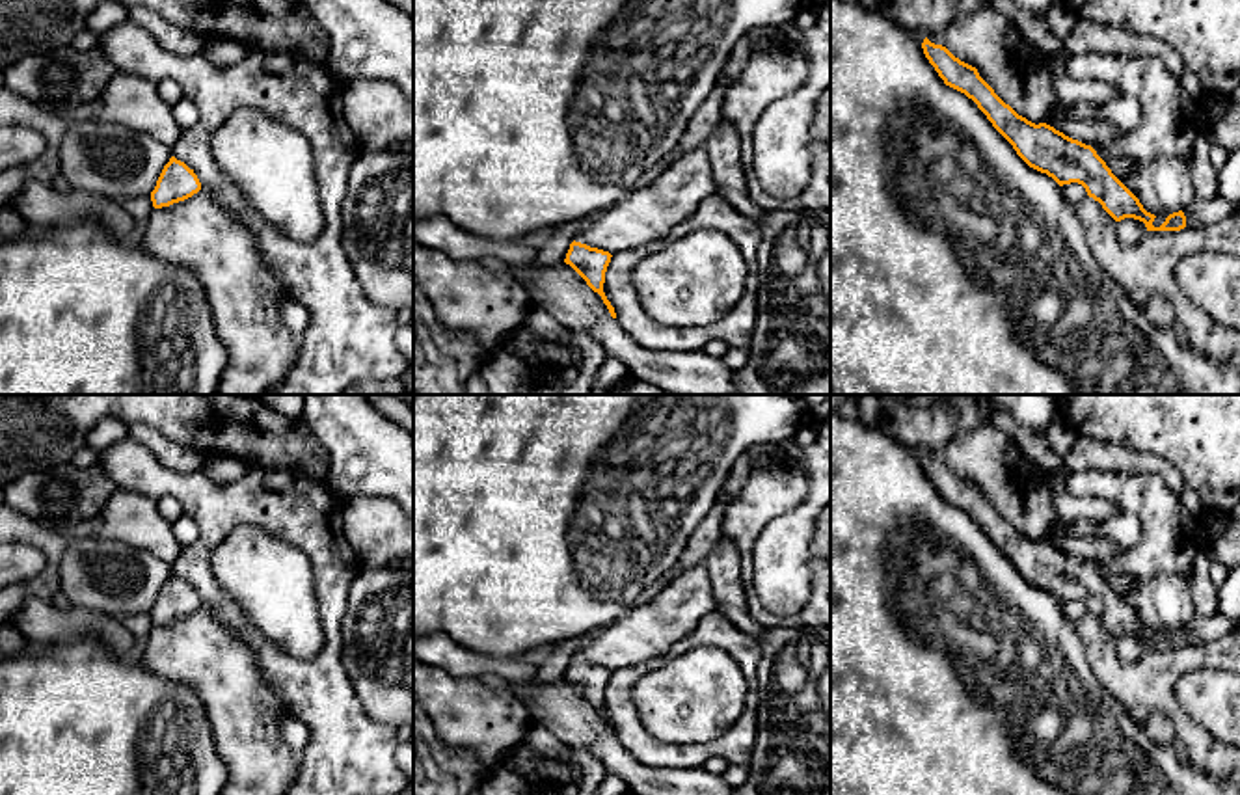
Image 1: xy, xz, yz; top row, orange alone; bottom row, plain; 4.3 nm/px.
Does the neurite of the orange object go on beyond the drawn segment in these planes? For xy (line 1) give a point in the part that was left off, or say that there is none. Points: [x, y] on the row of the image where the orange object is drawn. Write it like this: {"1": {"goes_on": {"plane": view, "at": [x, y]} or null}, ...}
{"1": {"goes_on": null}}

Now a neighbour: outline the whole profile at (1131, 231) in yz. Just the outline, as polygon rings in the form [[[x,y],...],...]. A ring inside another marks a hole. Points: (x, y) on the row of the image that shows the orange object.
[[[1125,218],[1117,222],[1117,238],[1123,246],[1136,246],[1143,238],[1145,231],[1147,227],[1139,220]]]

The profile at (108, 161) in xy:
[[[82,121],[67,128],[60,143],[60,175],[73,190],[119,207],[151,195],[171,149],[117,123]]]

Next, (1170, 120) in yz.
[[[1091,52],[1069,56],[1065,67],[1074,80],[1106,82],[1119,95],[1139,102],[1141,123],[1134,130],[1091,145],[1121,182],[1126,182],[1141,162],[1192,158],[1193,140],[1206,125],[1180,80],[1160,58]]]

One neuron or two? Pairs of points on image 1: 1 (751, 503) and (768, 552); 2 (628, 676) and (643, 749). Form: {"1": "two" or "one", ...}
{"1": "two", "2": "one"}

